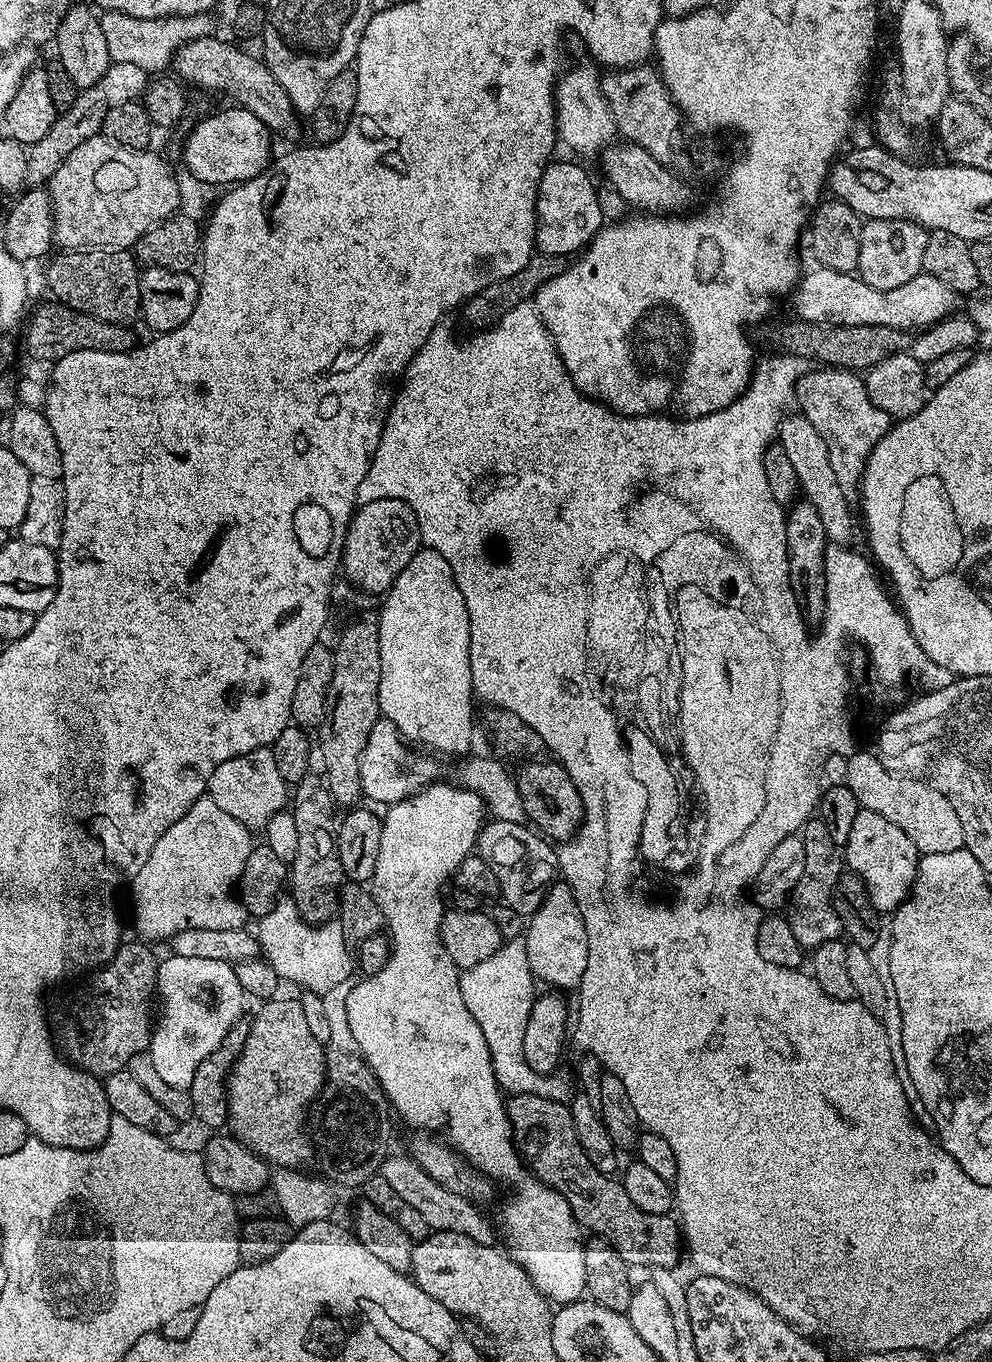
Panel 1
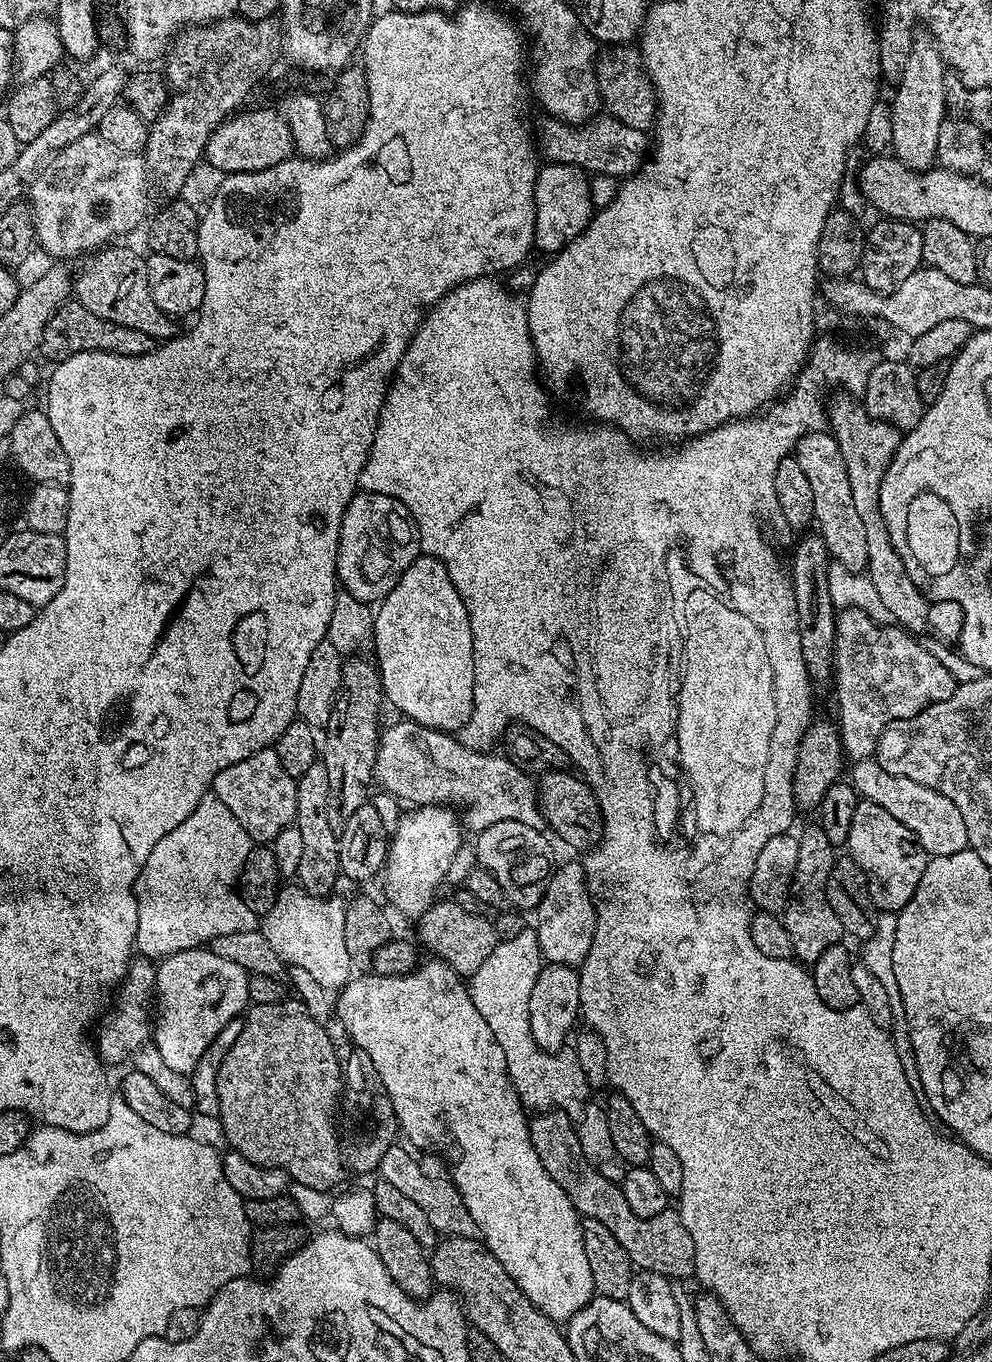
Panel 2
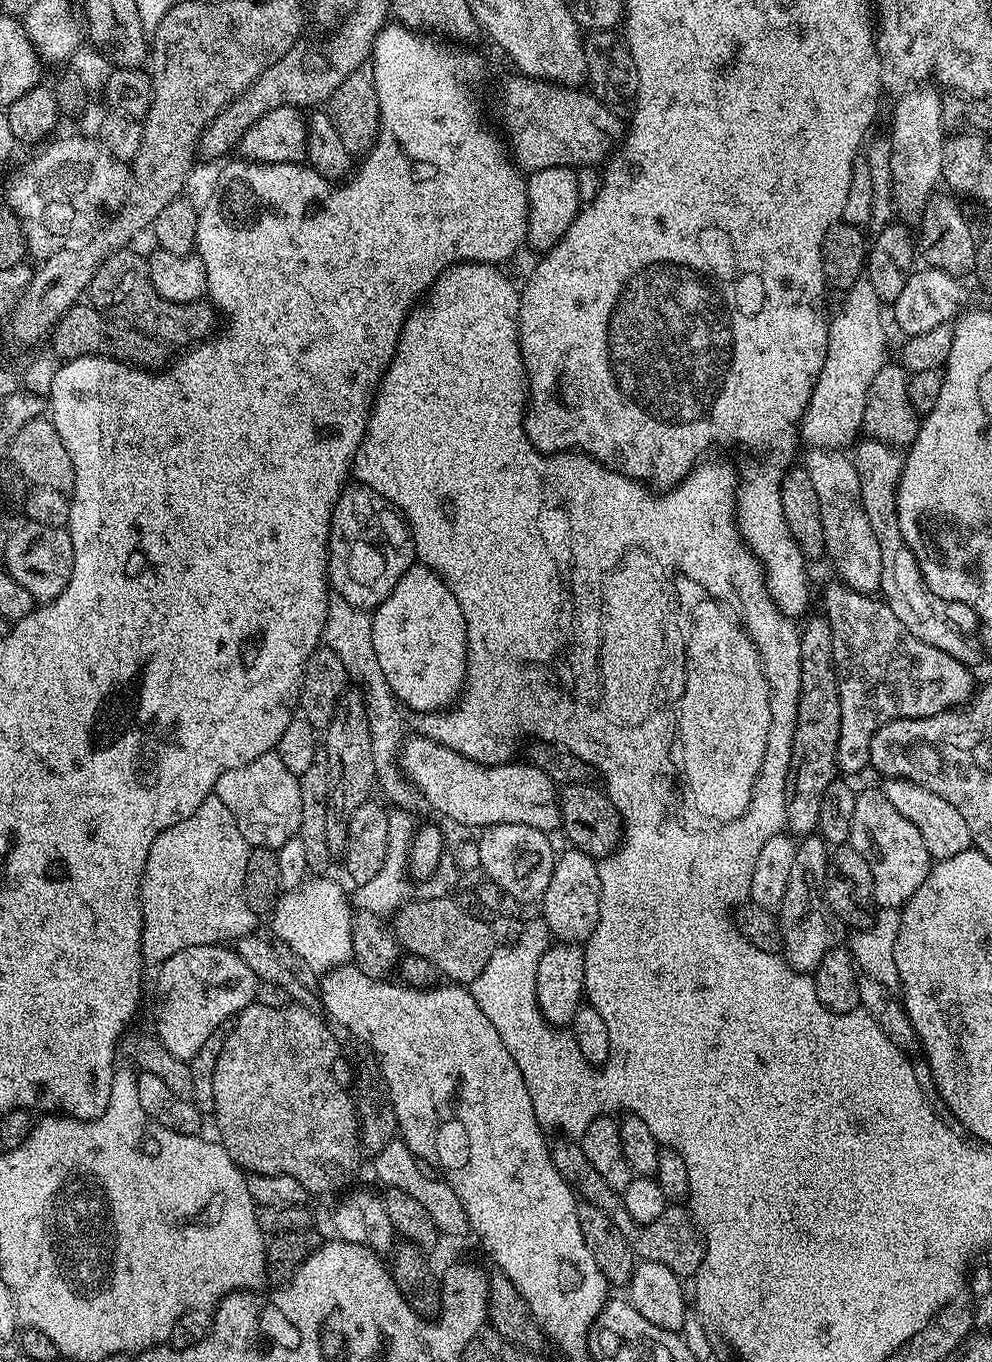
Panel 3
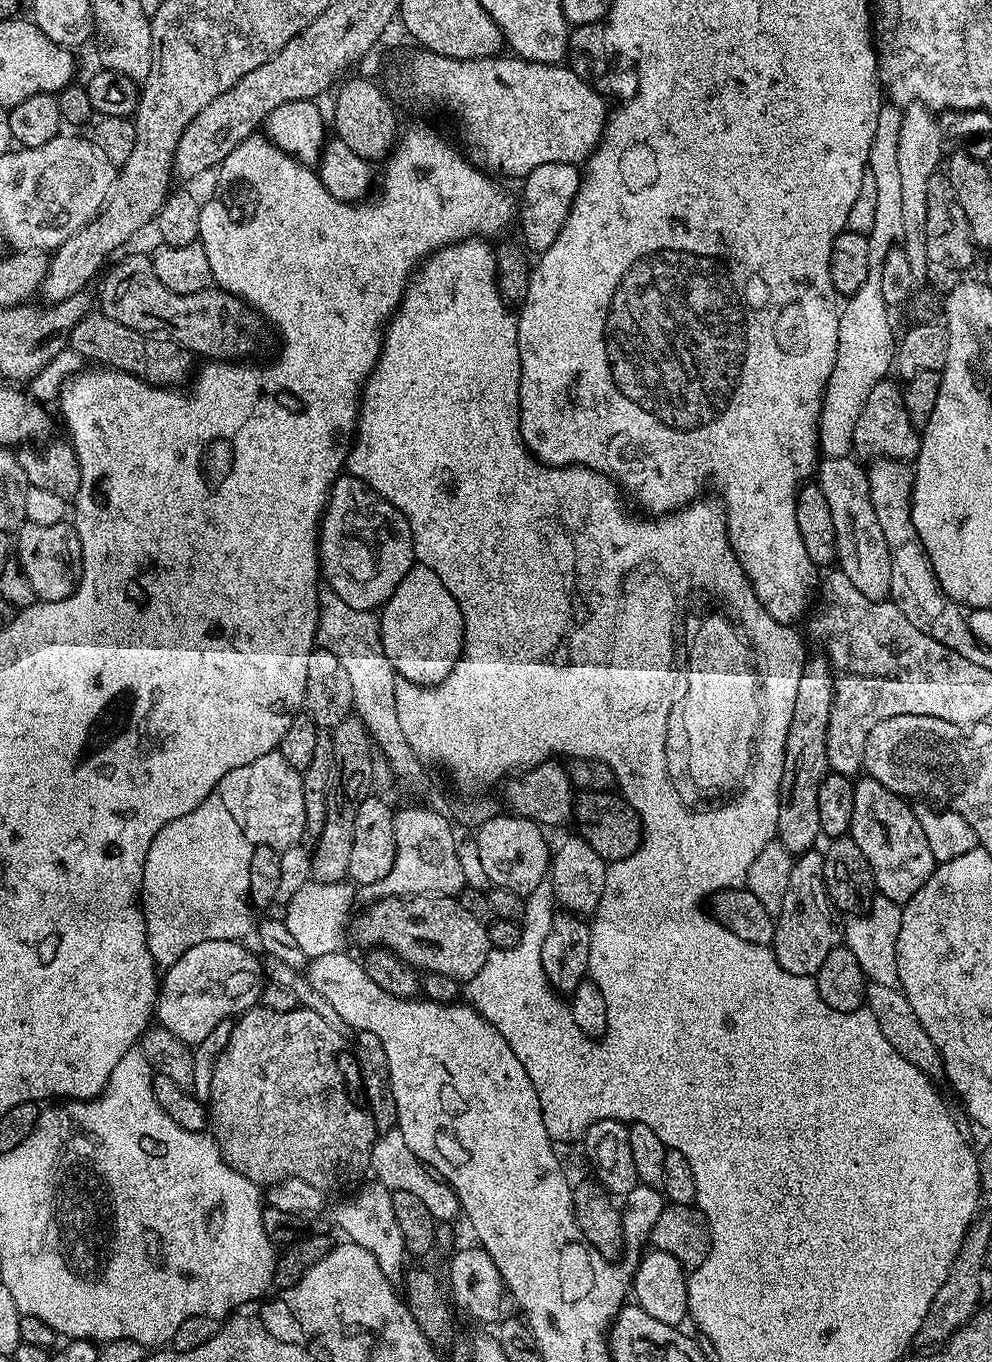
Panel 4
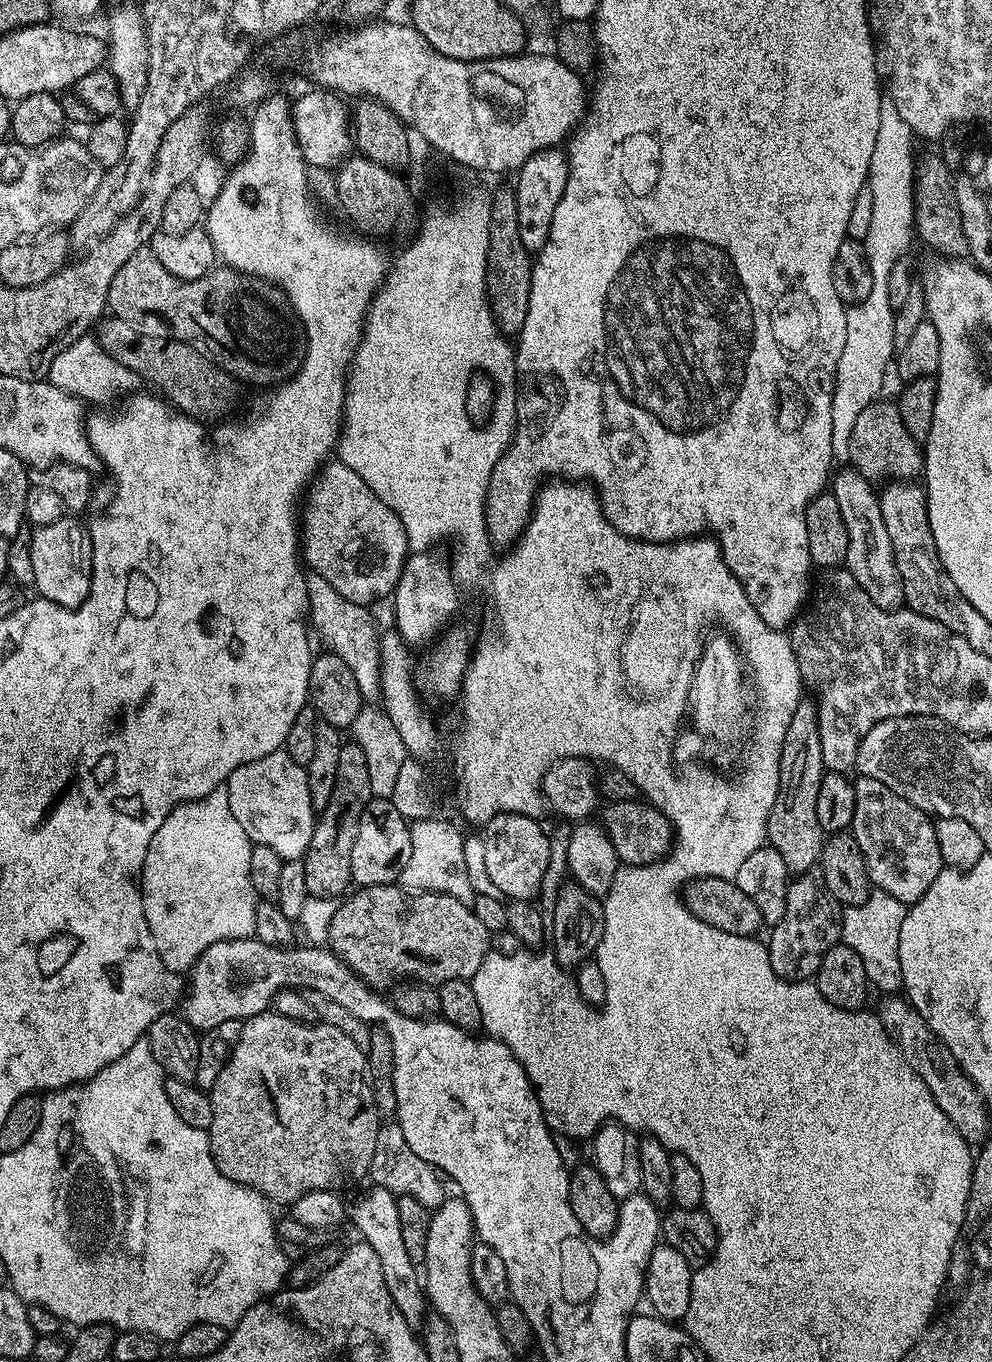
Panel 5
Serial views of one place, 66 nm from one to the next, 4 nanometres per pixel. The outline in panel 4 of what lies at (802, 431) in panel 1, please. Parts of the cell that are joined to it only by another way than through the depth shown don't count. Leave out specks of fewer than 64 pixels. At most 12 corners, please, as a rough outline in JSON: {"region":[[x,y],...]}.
{"region":[[821,459],[839,571],[890,597],[890,554],[865,465]]}

